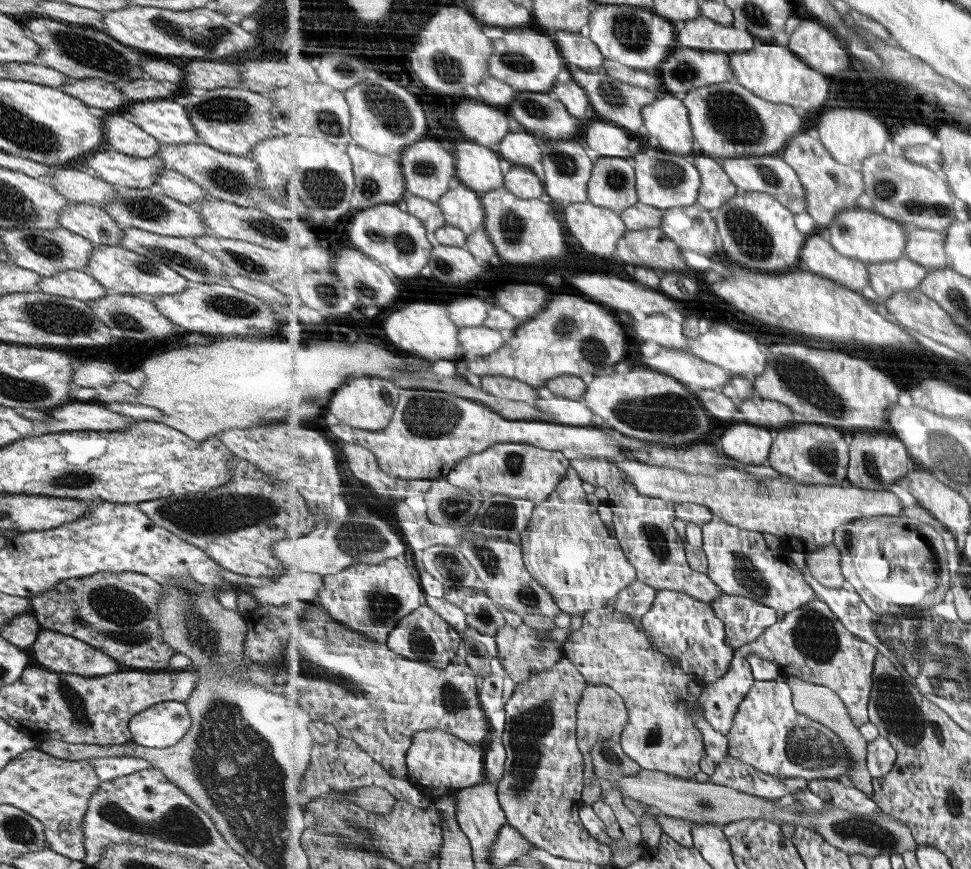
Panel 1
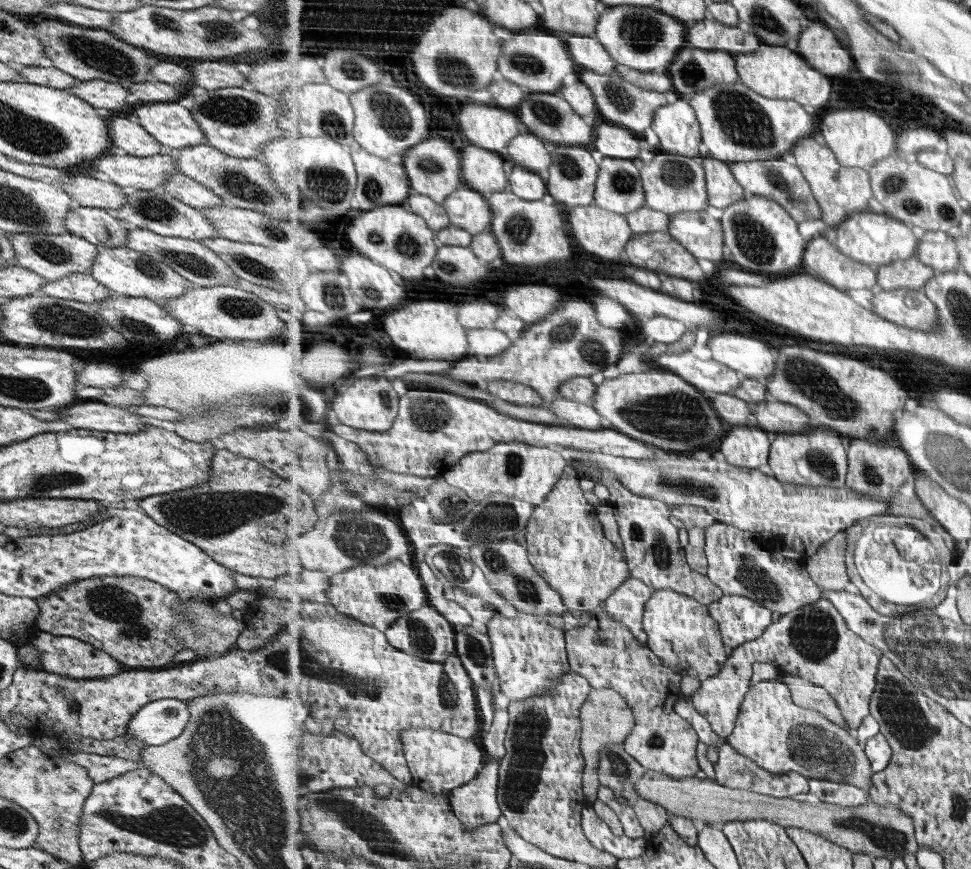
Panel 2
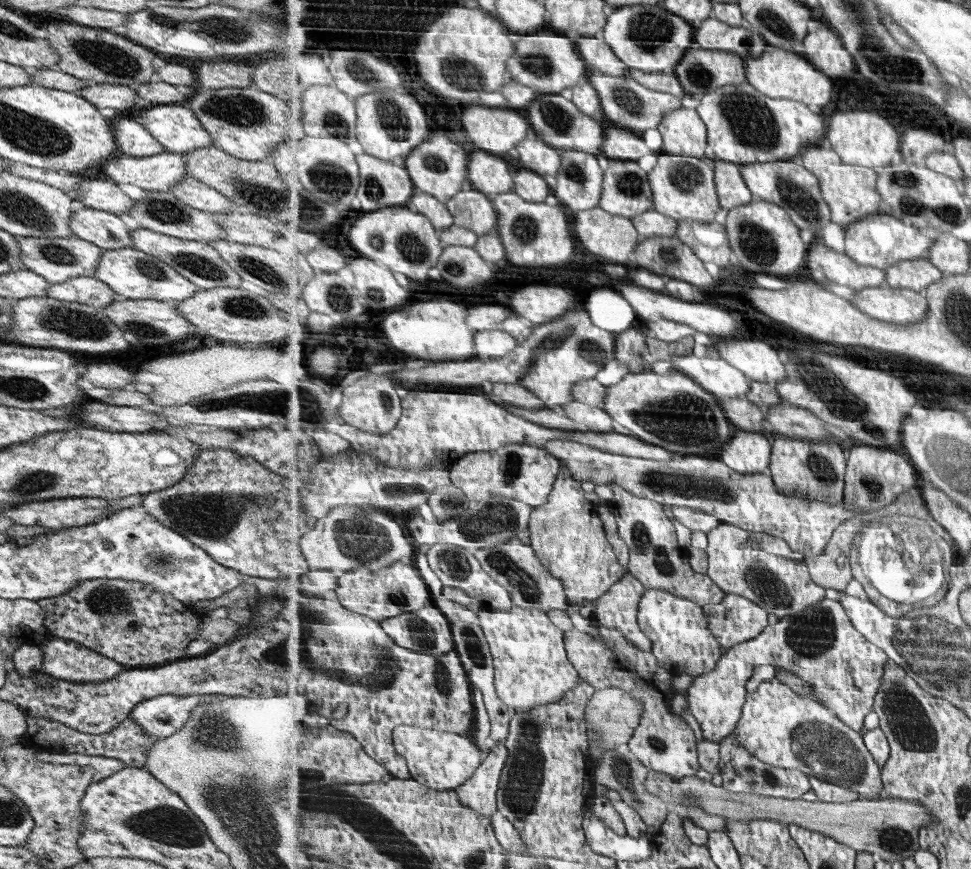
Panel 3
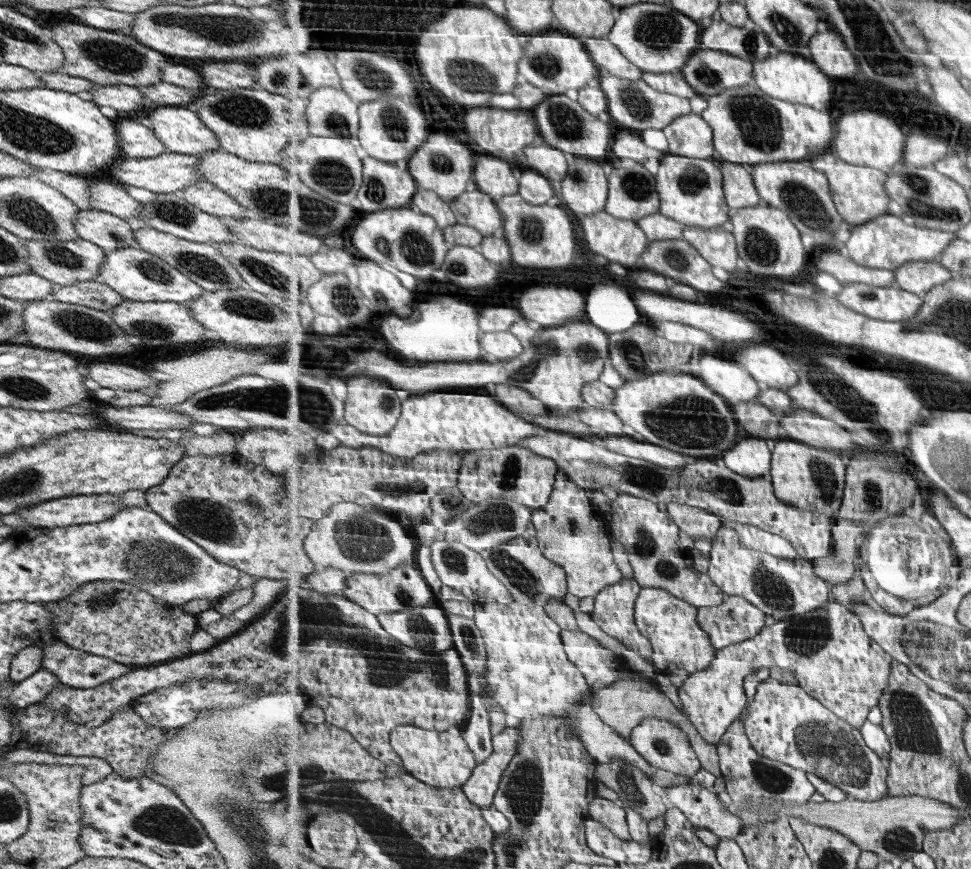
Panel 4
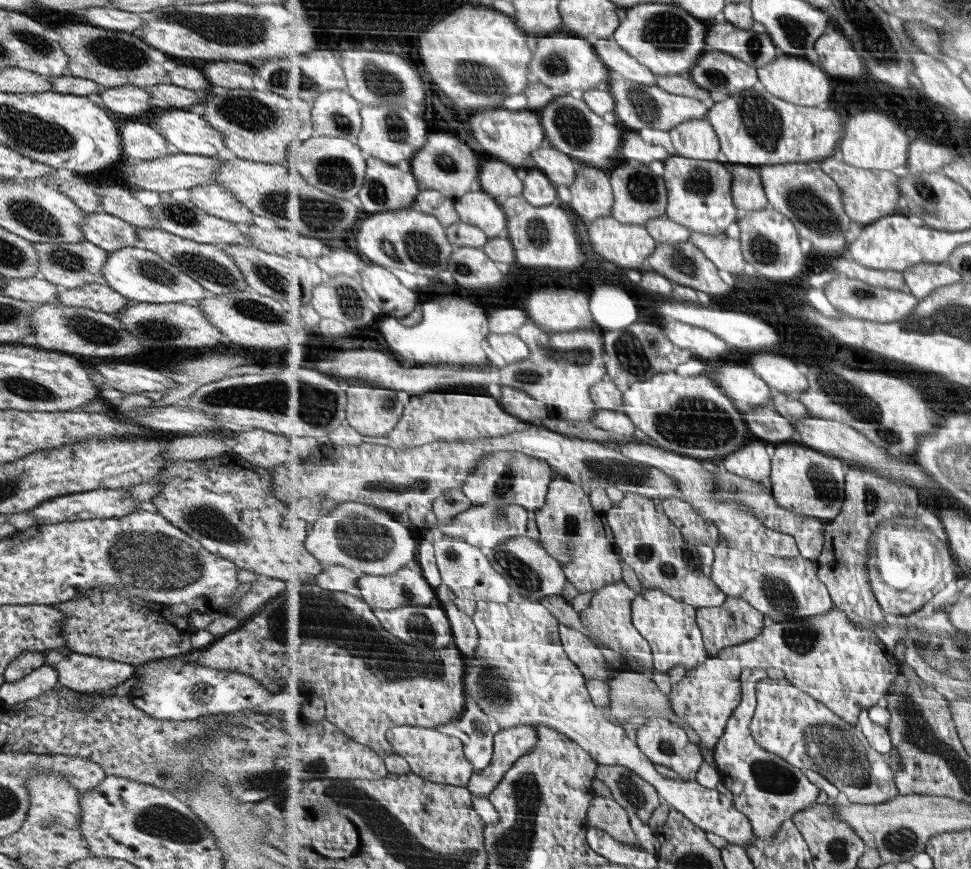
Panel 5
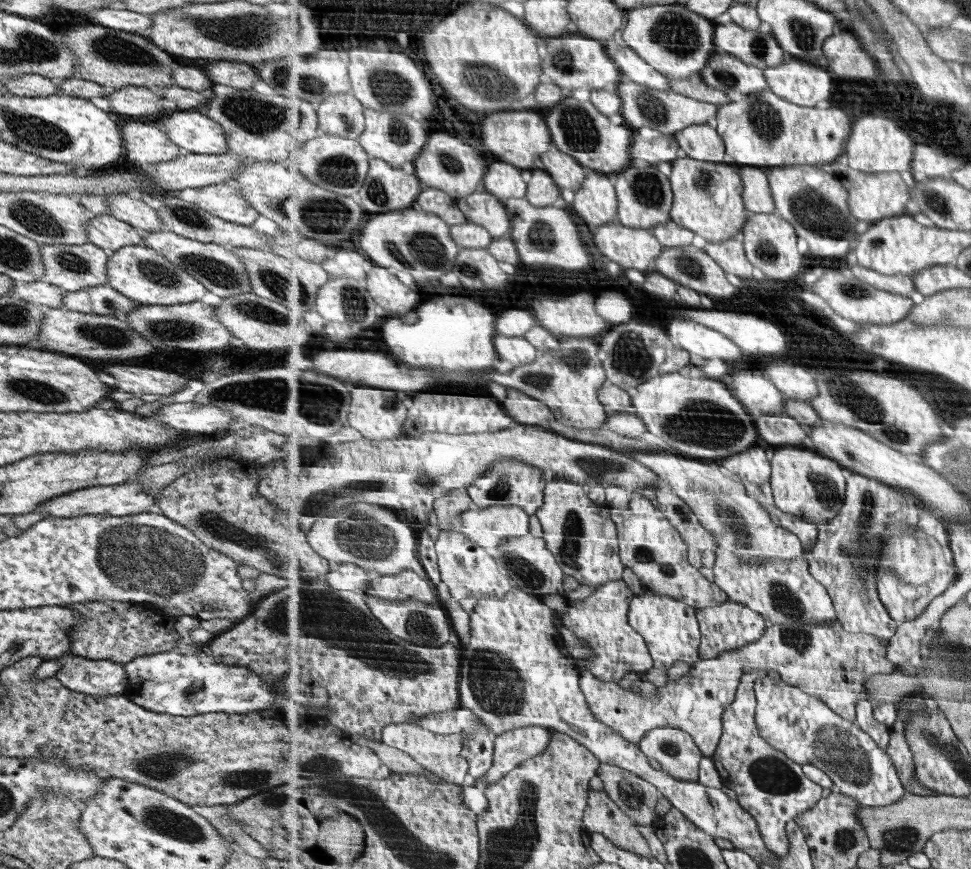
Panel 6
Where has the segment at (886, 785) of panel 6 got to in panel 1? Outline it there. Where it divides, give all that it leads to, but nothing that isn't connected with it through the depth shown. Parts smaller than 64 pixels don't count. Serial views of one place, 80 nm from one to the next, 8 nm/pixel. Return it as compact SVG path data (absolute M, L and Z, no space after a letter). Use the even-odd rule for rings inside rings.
M784 678L755 681L727 734L730 754L775 777L844 779L852 768L852 756L844 740L832 728L801 714L791 698L791 688Z

